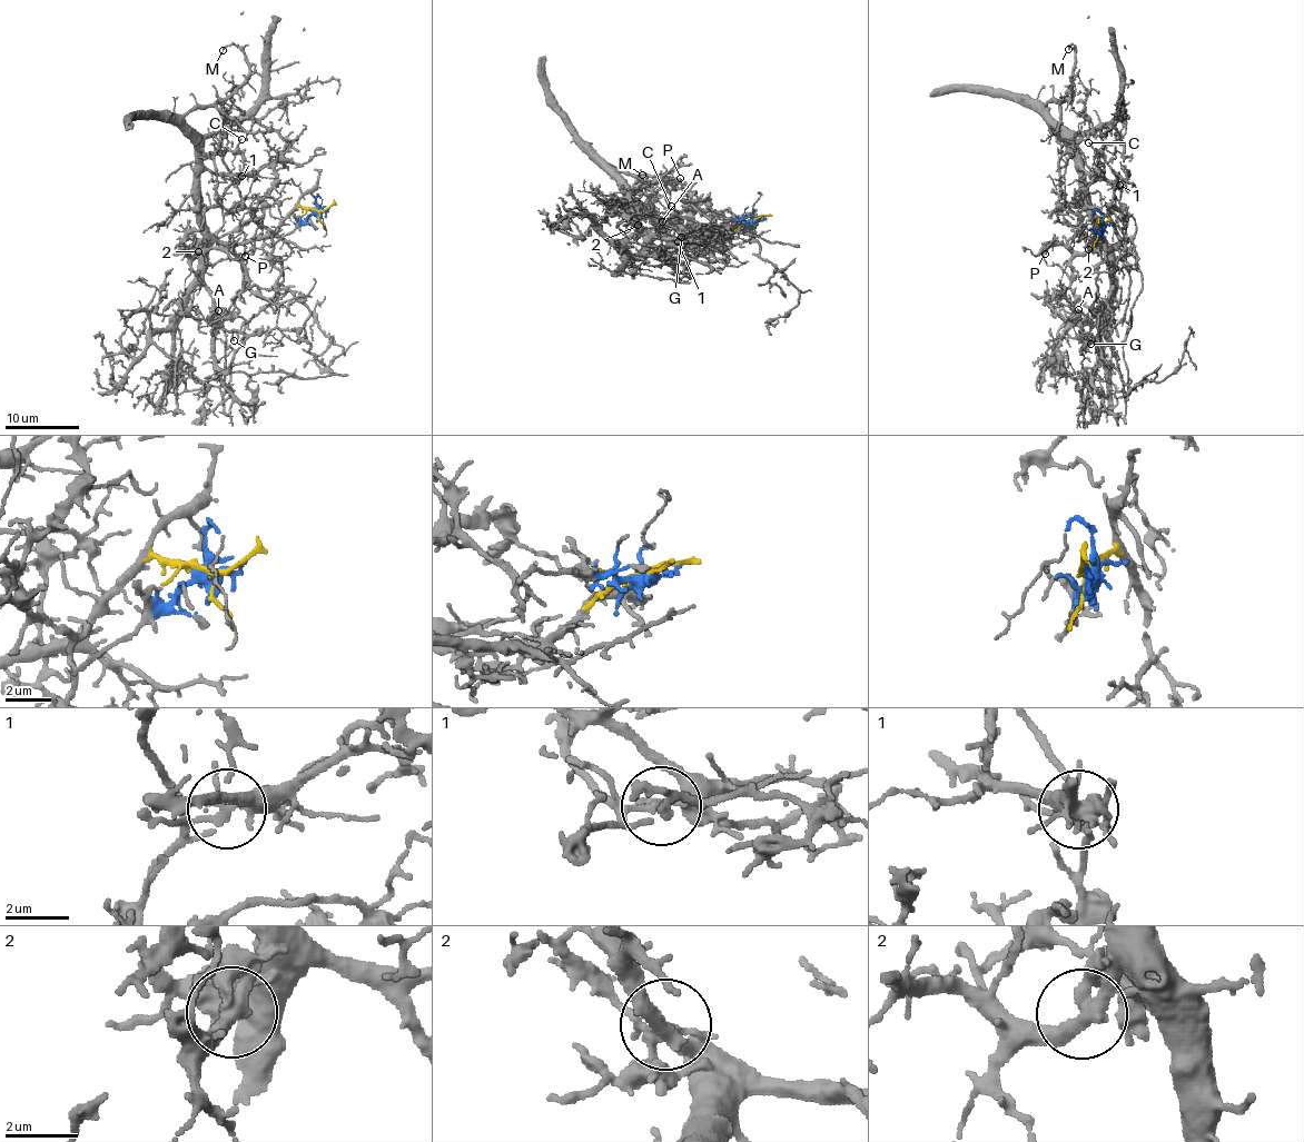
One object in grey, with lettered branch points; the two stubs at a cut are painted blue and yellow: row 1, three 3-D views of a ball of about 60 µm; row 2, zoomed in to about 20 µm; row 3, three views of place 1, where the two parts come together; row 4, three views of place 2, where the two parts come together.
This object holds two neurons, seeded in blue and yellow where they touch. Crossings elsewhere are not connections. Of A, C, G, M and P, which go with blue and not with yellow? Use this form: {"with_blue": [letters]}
{"with_blue": ["A", "C", "G"]}

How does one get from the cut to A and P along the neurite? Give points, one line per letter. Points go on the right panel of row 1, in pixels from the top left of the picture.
A: (1099, 227), (1090, 249), (1102, 257), (1096, 284), (1098, 303), (1105, 320), (1089, 339), (1080, 328), (1077, 309)
P: (1099, 227), (1109, 222), (1118, 242), (1108, 249), (1097, 240), (1083, 252), (1072, 251), (1050, 242), (1044, 254)

